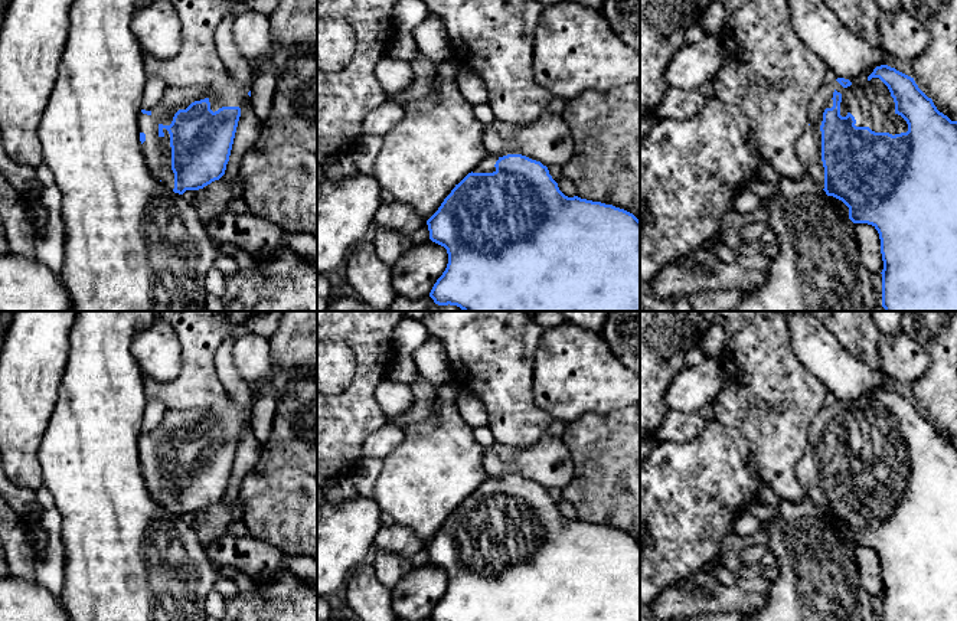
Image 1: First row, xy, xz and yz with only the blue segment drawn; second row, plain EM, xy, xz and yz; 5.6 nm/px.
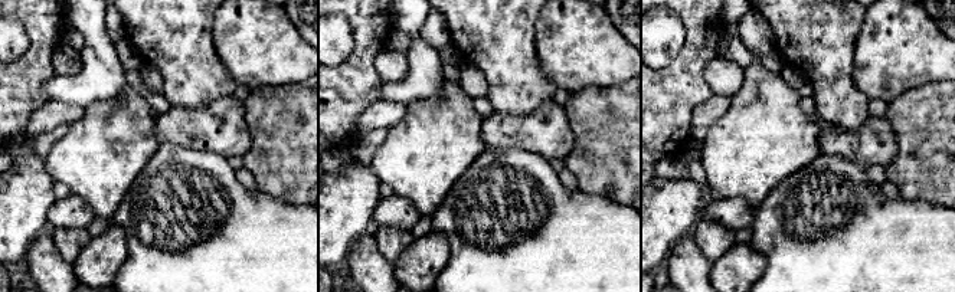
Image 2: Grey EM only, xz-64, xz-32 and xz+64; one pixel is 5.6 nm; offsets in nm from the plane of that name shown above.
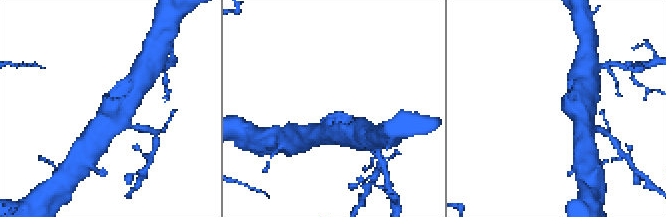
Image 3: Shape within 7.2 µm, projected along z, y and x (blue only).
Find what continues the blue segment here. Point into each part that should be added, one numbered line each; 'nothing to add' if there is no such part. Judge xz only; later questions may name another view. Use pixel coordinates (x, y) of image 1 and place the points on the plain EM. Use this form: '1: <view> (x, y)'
1: xz (487, 487)

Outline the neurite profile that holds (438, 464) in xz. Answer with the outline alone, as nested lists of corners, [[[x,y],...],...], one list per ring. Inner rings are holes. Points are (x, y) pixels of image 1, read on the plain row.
[[[440,398],[427,421],[404,431],[401,445],[383,458],[373,500],[396,524],[414,530],[428,543],[451,513],[490,478],[483,467],[484,447],[474,438],[473,426],[463,419],[455,403]]]

